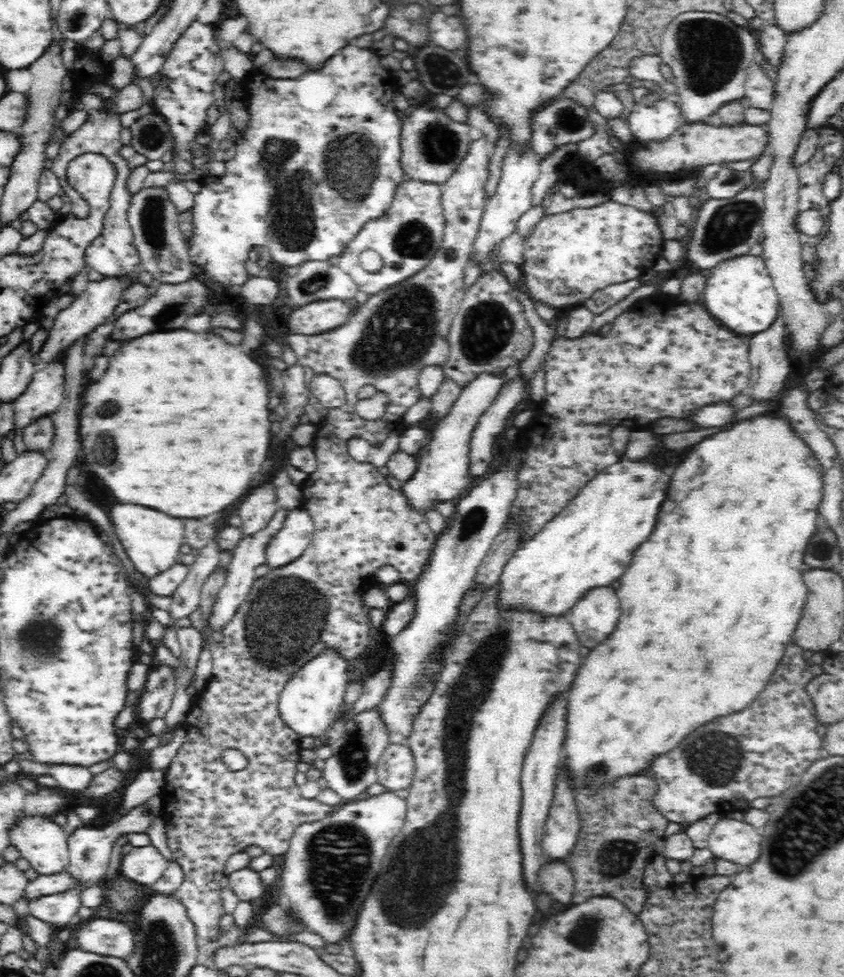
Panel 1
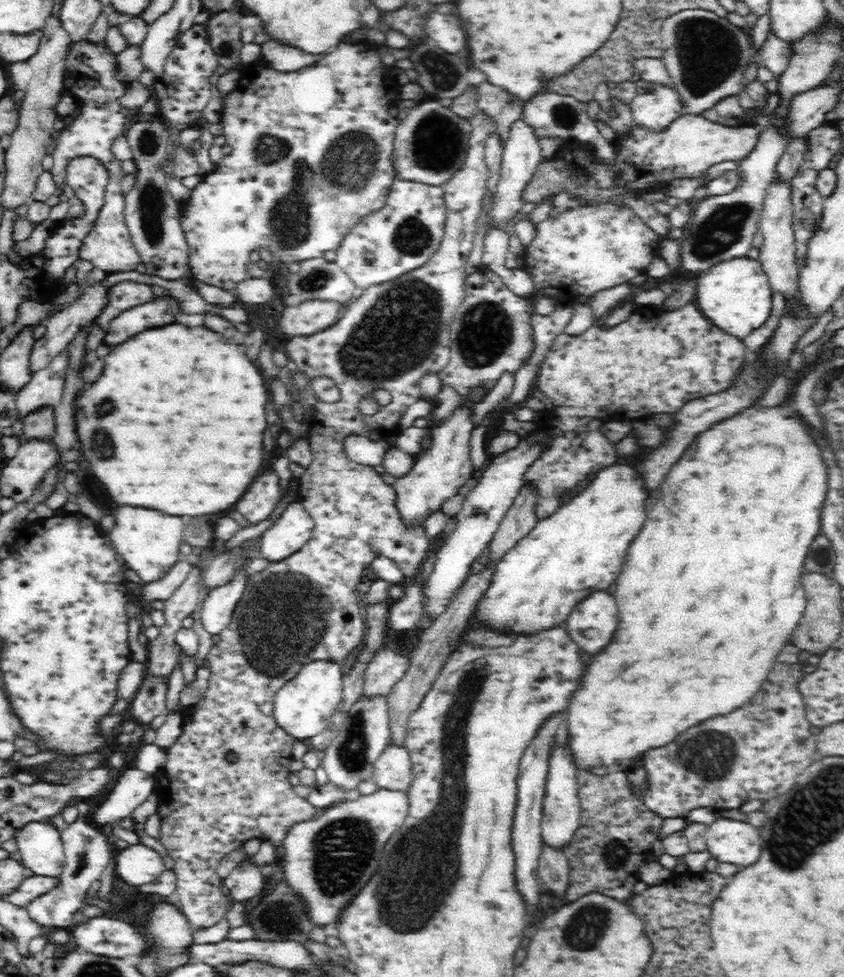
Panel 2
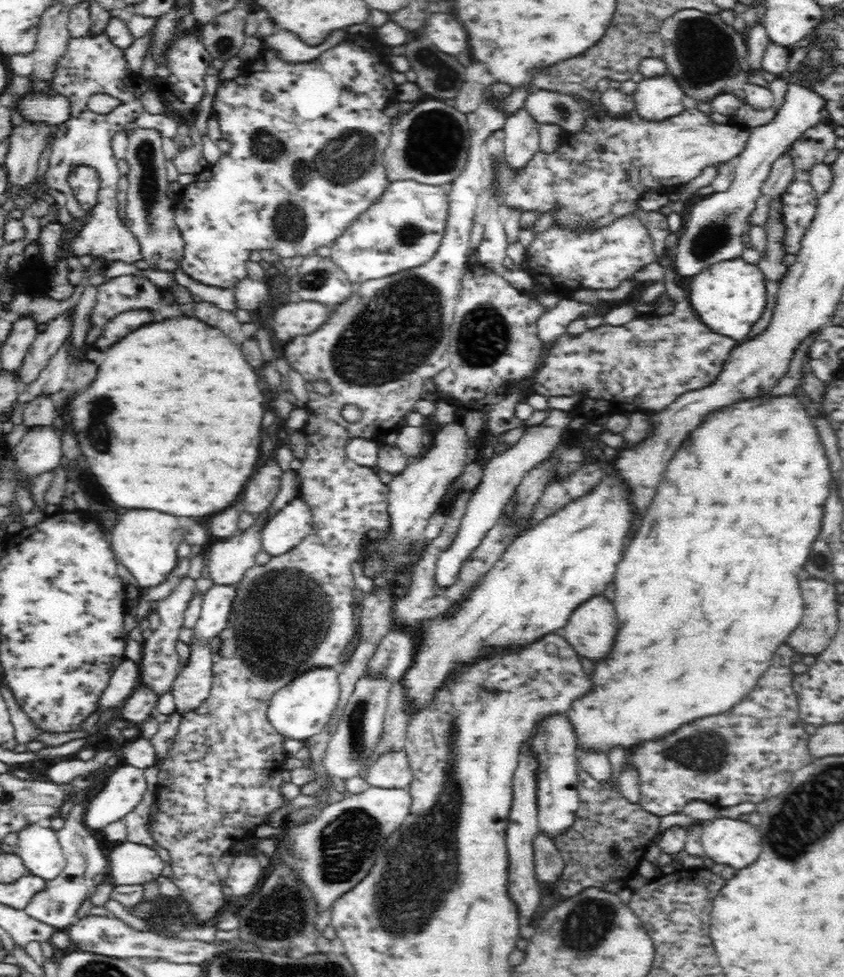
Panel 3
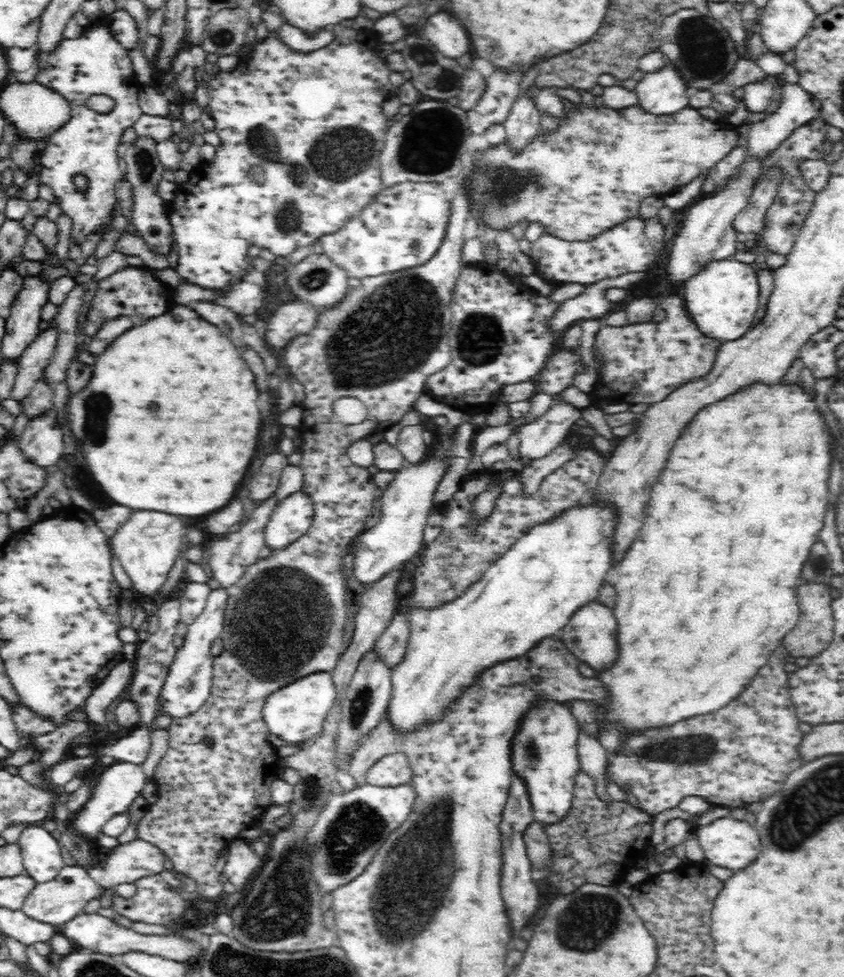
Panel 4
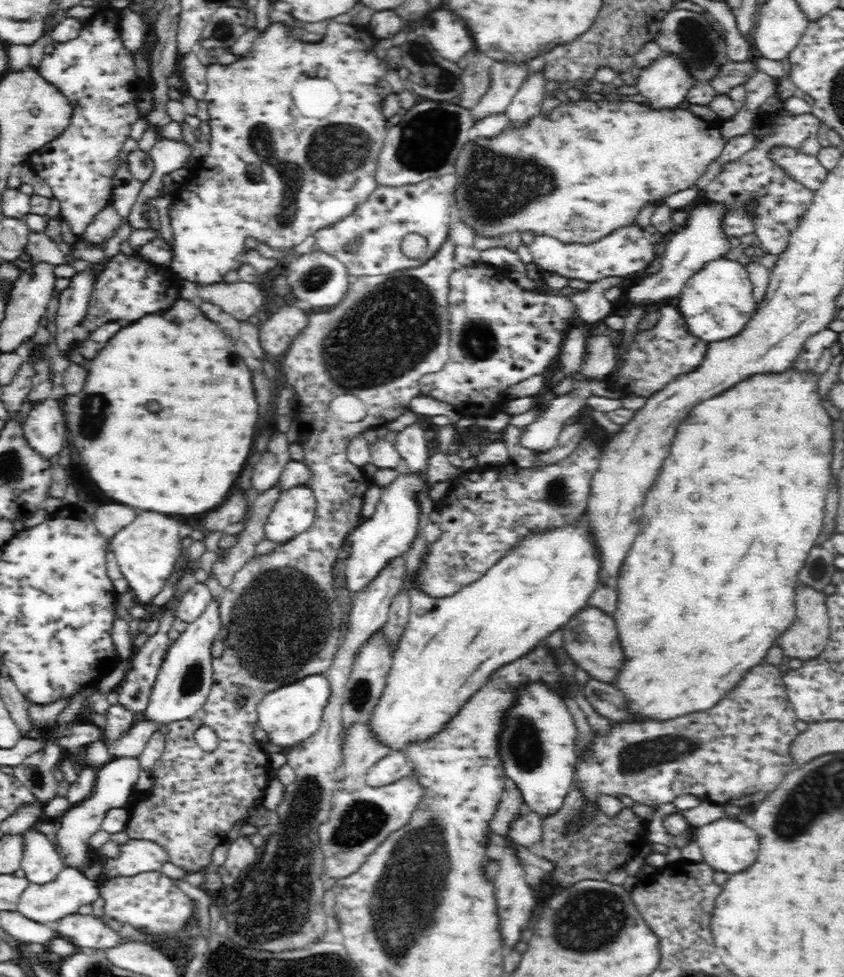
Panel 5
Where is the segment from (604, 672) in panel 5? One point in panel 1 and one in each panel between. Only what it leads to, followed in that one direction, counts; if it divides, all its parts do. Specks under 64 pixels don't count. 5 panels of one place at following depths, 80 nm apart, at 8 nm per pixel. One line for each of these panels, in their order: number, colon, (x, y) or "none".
1: (594, 616)
2: (591, 623)
3: (591, 628)
4: (590, 634)

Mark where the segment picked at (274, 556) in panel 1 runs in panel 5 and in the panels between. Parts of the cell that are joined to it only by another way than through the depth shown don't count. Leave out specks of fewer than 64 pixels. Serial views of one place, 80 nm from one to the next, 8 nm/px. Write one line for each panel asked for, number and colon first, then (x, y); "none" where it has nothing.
2: (293, 529)
3: (293, 523)
4: (292, 518)
5: (294, 513)

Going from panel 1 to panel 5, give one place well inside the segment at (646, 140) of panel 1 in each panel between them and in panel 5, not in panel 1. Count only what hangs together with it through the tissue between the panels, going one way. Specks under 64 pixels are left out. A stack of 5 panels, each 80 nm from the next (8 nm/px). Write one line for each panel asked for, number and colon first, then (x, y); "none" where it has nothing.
2: (654, 111)
3: (656, 99)
4: (662, 93)
5: (665, 85)

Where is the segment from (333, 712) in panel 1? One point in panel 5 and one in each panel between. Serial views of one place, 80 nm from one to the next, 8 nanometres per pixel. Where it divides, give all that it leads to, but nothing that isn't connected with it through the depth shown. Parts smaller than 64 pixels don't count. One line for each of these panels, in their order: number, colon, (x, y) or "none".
2: (303, 706)
3: (301, 709)
4: (296, 712)
5: (290, 715)

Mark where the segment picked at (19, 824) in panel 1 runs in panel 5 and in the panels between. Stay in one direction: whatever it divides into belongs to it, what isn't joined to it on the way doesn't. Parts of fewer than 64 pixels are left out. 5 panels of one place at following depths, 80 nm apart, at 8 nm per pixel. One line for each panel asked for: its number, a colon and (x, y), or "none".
2: (39, 843)
3: (38, 846)
4: (40, 849)
5: (41, 862)

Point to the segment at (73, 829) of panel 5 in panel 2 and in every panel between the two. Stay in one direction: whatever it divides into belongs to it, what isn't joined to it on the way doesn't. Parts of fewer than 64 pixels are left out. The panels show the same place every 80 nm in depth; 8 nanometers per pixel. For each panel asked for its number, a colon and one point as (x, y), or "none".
2: (133, 787)
3: (123, 790)
4: (120, 784)

